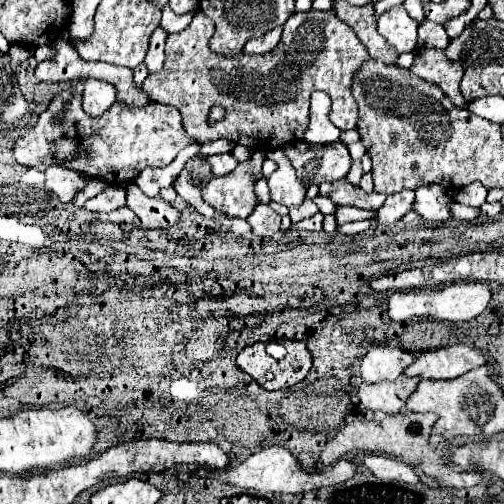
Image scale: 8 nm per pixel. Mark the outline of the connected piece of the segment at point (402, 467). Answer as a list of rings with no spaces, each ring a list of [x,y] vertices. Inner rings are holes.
[[[367,454],[367,456],[363,456],[361,462],[383,482],[405,482],[405,484],[419,482],[415,470],[401,460],[395,460],[389,456],[379,456],[379,454]]]

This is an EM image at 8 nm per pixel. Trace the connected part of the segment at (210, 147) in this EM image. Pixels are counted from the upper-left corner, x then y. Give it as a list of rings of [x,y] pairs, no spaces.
[[[223,140],[223,142],[205,142],[205,144],[201,144],[201,154],[205,154],[205,156],[213,156],[213,154],[221,154],[223,150],[227,150],[229,148],[229,152],[231,152],[231,142],[227,142],[227,140]]]

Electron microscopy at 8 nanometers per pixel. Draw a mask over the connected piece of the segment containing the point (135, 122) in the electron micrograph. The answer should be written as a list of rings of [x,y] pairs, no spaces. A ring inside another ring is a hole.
[[[69,88],[59,92],[39,116],[37,124],[13,142],[15,162],[43,174],[47,166],[57,164],[87,178],[101,178],[111,186],[127,186],[145,166],[167,166],[175,160],[179,150],[191,144],[191,138],[183,132],[183,120],[177,108],[157,102],[151,102],[143,108],[129,108],[123,102],[115,102],[101,116],[89,116],[83,112],[81,104],[81,90]],[[61,114],[65,114],[63,120],[55,122],[55,116]],[[43,142],[49,142],[47,156],[43,156]]]

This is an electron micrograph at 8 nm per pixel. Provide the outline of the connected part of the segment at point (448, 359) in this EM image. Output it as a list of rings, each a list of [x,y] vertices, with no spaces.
[[[439,356],[439,358],[415,358],[415,362],[405,370],[405,376],[419,376],[431,380],[449,380],[463,376],[465,372],[483,366],[487,360],[479,356]]]

